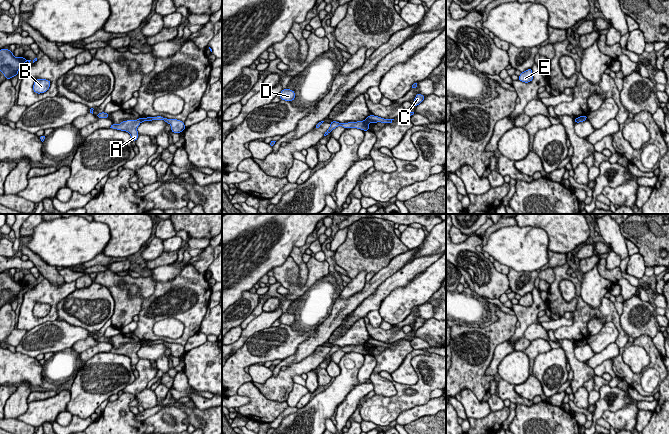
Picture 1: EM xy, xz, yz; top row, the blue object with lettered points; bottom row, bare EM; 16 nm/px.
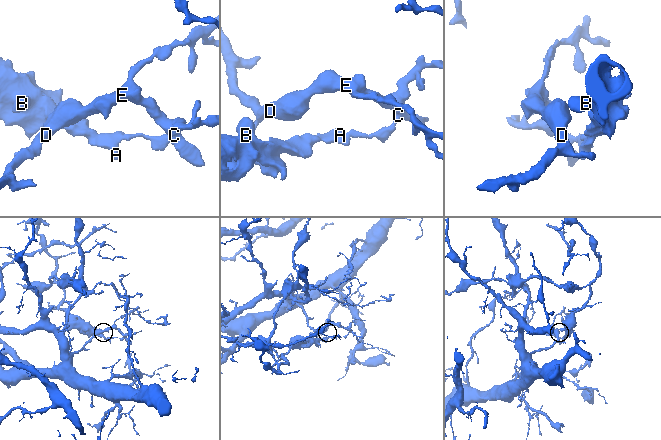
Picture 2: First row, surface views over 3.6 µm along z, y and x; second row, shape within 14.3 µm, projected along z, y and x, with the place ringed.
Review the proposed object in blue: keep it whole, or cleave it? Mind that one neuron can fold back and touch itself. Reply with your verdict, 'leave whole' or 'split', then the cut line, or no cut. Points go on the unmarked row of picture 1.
split; cut in xy along (141, 342), (142, 345)

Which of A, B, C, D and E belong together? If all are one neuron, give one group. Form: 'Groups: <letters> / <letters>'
Groups: A B / C D E

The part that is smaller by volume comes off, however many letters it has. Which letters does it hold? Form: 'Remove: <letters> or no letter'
Remove: A, B

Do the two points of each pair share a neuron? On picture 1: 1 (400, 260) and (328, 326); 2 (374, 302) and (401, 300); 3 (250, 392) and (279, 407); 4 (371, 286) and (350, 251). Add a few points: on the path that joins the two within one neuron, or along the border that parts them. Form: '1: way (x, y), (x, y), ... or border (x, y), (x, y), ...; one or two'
1: way (382, 275), (346, 308); one
2: border (400, 286), (396, 287), (382, 301), (378, 310); two
3: way (257, 399), (265, 407), (272, 407); one
4: border (392, 258), (386, 266), (375, 274); two

